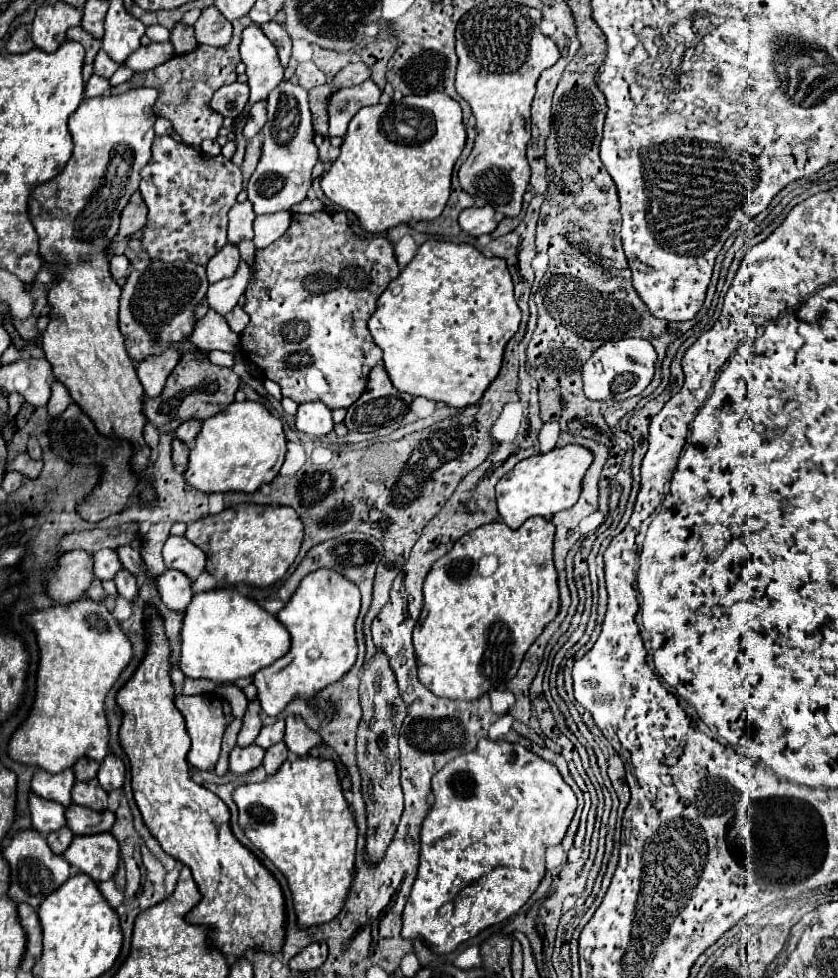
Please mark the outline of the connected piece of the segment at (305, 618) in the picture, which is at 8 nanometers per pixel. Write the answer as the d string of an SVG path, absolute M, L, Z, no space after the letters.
M319 569L303 577L303 583L299 583L289 603L277 613L277 619L291 635L291 649L287 655L253 675L257 699L267 715L279 715L295 695L311 699L315 691L321 691L323 687L339 681L355 665L355 621L359 607L361 593L357 585L337 571Z

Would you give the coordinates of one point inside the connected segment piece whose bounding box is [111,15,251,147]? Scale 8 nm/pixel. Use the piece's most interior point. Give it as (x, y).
(185, 83)

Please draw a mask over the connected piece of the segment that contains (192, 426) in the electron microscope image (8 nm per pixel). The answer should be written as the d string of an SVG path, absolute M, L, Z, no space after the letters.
M185 421L185 423L181 423L179 427L177 427L177 431L175 431L175 435L177 435L177 439L181 439L187 447L193 447L193 443L195 443L195 435L199 433L199 427L201 427L201 421Z

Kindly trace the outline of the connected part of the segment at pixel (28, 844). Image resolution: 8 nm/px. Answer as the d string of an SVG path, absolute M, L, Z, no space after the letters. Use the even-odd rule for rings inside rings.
M35 829L17 831L11 843L1 853L11 867L9 897L15 903L27 903L31 907L39 907L39 903L47 895L51 895L51 891L57 891L69 879L69 863L61 855L55 855L49 849L47 841L41 837L41 833Z

